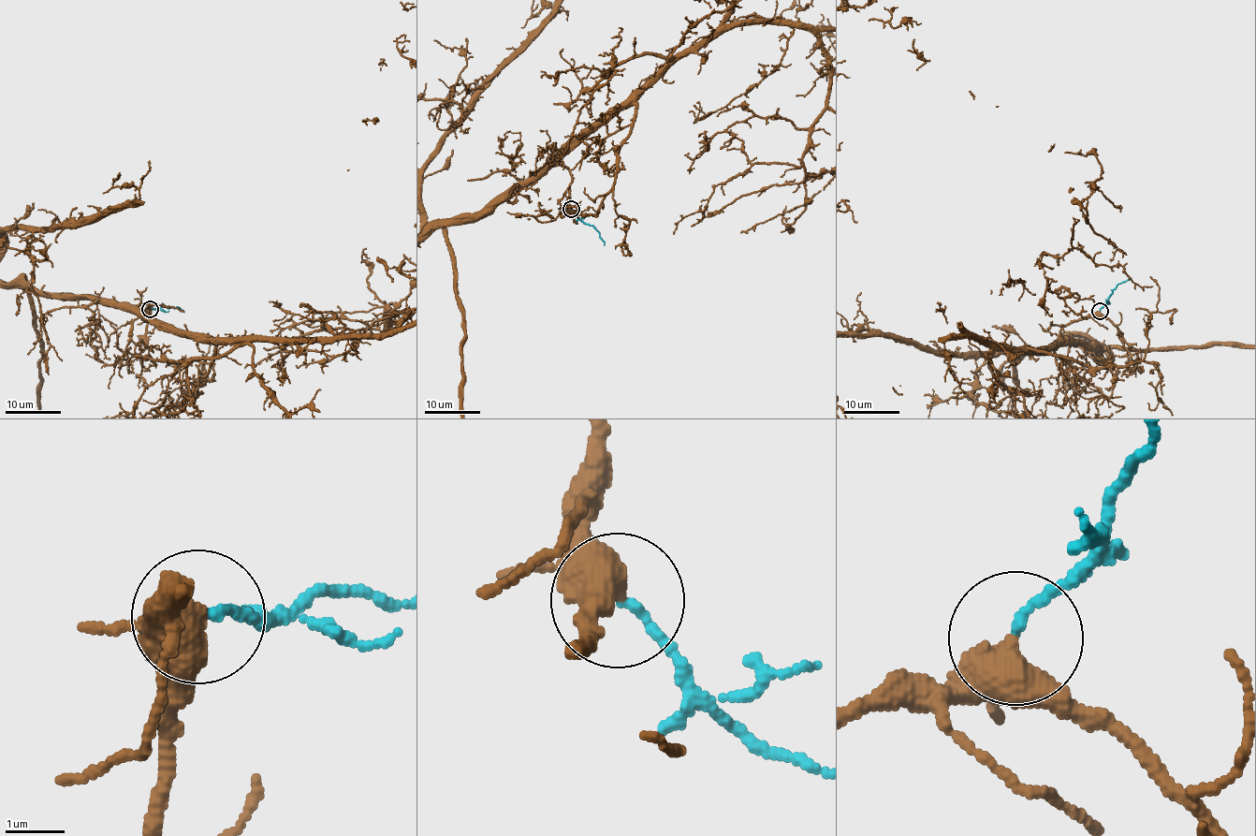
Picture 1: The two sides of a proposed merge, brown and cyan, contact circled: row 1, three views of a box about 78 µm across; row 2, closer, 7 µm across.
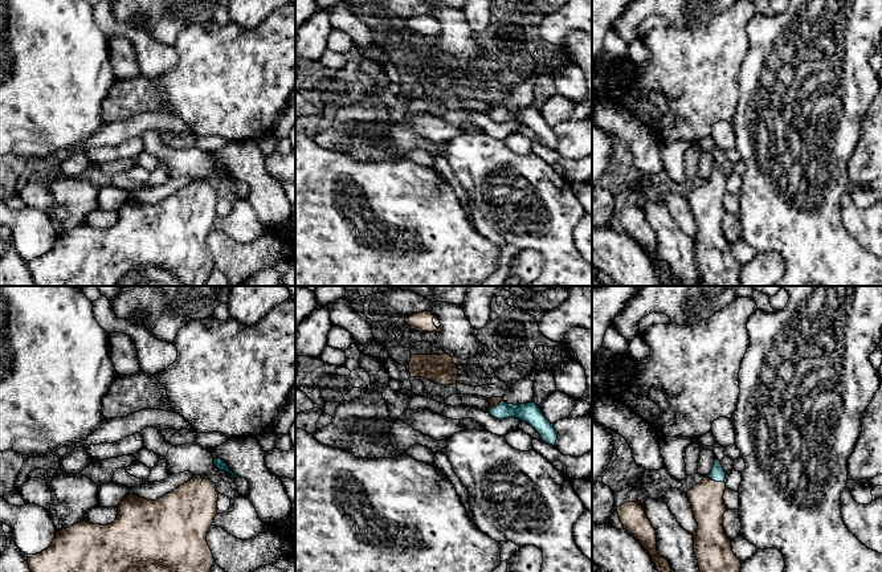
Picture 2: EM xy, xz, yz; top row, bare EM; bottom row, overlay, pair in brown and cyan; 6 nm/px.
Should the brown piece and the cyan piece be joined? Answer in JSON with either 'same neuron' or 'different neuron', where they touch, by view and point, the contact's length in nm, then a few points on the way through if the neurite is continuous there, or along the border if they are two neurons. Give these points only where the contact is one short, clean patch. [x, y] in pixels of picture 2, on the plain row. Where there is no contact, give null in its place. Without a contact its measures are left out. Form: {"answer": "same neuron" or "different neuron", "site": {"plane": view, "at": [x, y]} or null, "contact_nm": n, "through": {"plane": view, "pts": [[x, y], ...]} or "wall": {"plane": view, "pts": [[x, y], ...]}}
{"answer": "same neuron", "site": {"plane": "yz", "at": [714, 184]}, "contact_nm": 120, "through": {"plane": "yz", "pts": [[706, 201], [714, 184], [718, 178]]}}

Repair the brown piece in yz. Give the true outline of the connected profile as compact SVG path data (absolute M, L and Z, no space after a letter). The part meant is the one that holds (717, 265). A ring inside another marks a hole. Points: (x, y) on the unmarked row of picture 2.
M715 163L707 180L686 197L698 232L693 237L701 279L693 286L740 286L740 263L723 233L726 175Z

